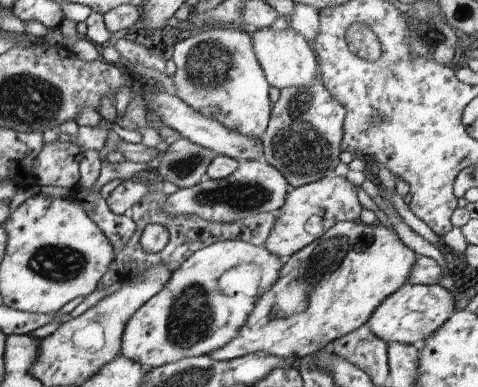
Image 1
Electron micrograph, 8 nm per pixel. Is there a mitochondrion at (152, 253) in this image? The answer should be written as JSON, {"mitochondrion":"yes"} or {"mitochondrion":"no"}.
{"mitochondrion":"no"}

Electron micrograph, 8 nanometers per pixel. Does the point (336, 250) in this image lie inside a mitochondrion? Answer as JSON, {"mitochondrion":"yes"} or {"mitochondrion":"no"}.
{"mitochondrion":"yes"}

